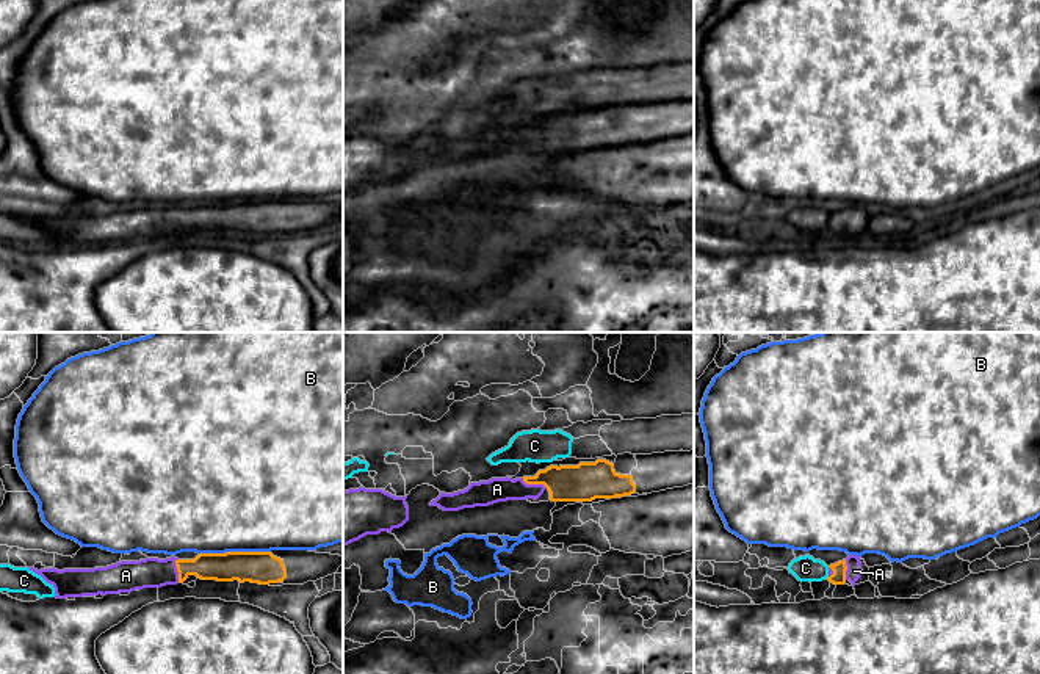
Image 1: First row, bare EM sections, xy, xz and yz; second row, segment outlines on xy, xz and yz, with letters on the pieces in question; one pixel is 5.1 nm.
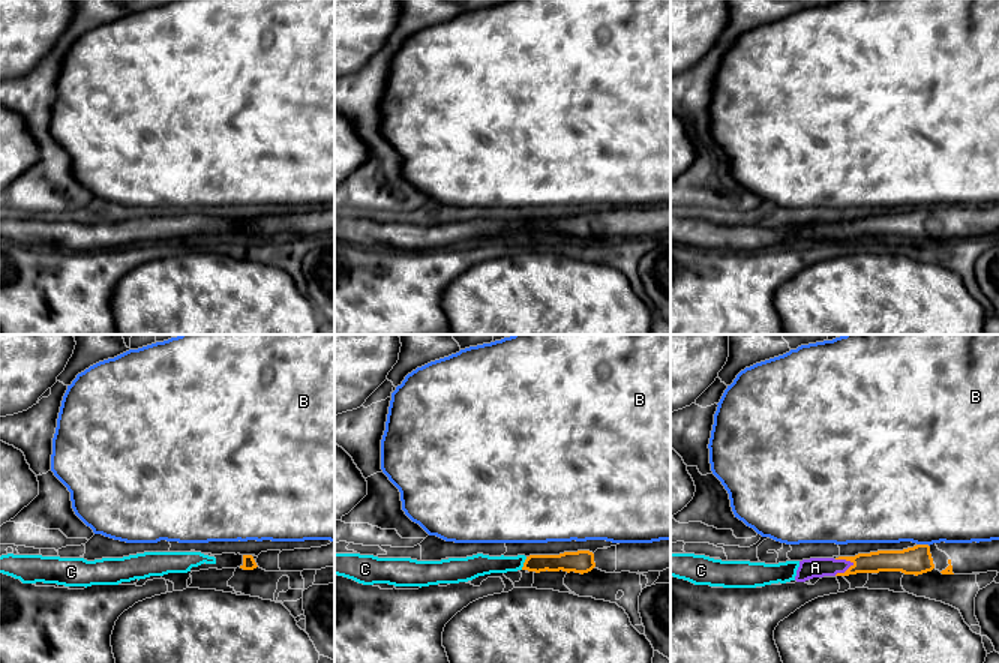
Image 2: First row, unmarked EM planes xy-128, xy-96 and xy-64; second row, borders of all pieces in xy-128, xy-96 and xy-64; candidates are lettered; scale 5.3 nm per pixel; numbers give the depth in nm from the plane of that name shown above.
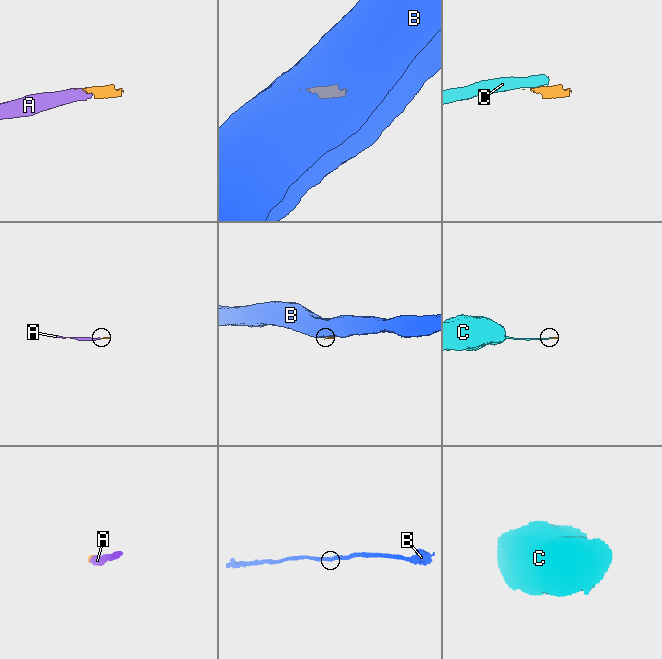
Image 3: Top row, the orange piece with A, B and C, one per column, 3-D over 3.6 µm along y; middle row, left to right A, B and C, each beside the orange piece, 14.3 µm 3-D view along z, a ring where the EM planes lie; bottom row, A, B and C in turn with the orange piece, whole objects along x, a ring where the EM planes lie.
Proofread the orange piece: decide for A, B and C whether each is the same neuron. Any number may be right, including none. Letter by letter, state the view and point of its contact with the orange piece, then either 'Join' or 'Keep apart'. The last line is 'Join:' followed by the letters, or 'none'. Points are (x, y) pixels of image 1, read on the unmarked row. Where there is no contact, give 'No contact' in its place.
A: Touches orange at xz (534, 132). Join
B: Touches orange at xy (234, 201). Keep apart
C: No contact. Keep apart
Join: A

